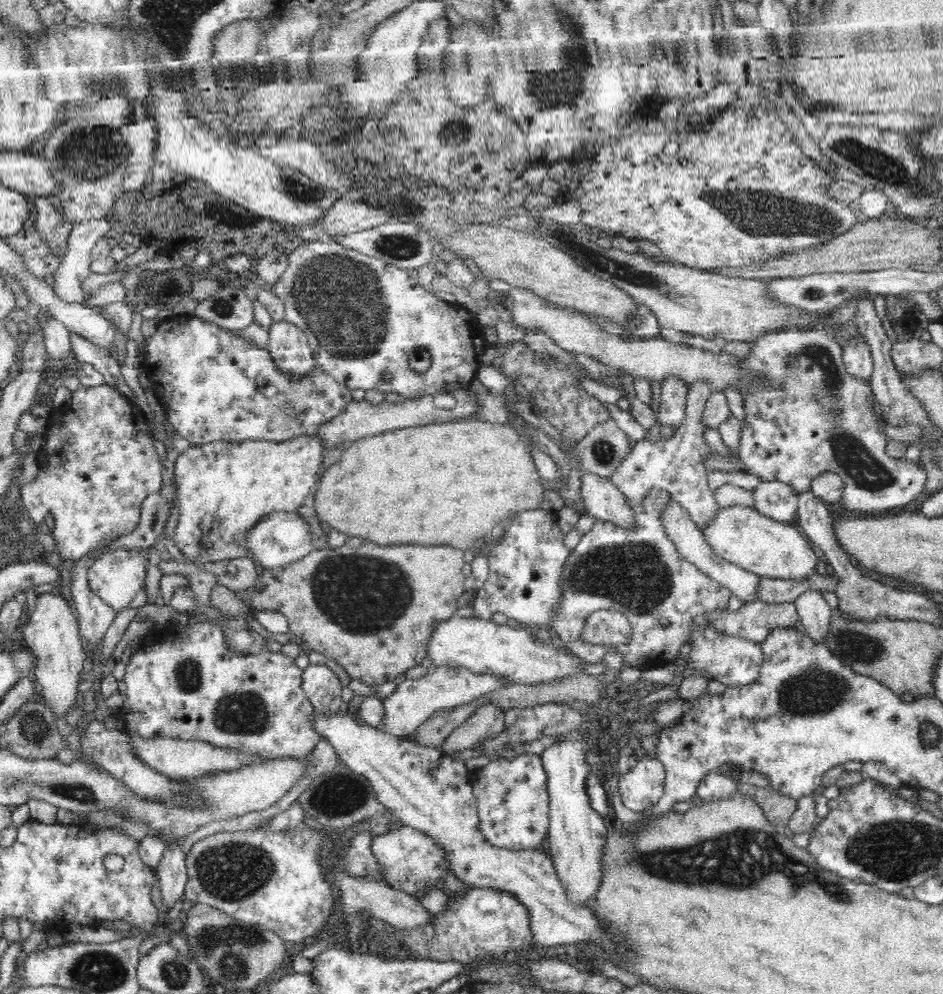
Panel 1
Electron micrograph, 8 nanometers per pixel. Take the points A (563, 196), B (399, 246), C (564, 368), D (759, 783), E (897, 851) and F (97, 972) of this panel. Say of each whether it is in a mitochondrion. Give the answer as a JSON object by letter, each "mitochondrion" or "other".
{"A":"other","B":"mitochondrion","C":"other","D":"other","E":"mitochondrion","F":"mitochondrion"}

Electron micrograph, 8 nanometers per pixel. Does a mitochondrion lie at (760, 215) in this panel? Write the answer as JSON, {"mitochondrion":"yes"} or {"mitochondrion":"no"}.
{"mitochondrion":"yes"}

